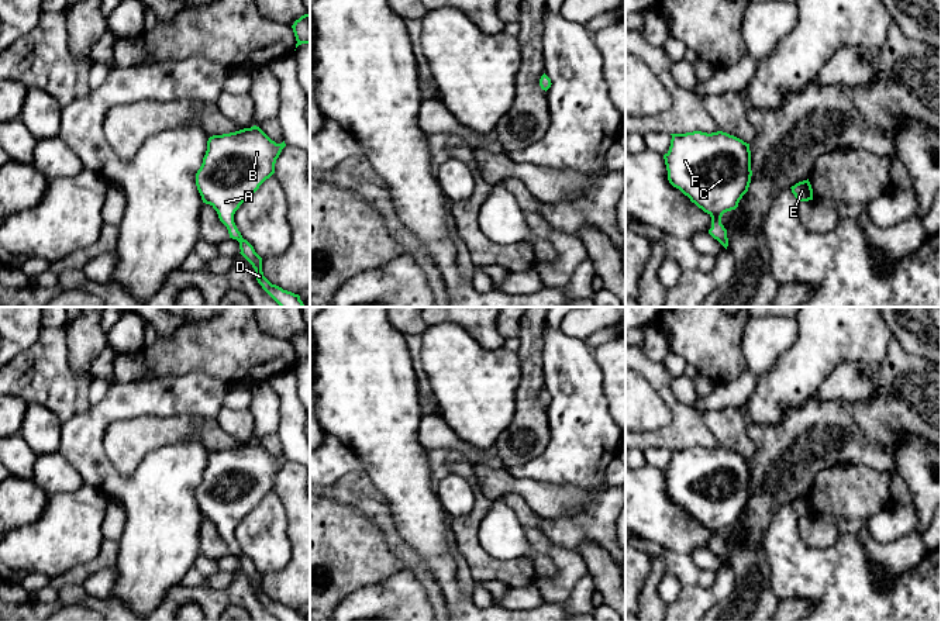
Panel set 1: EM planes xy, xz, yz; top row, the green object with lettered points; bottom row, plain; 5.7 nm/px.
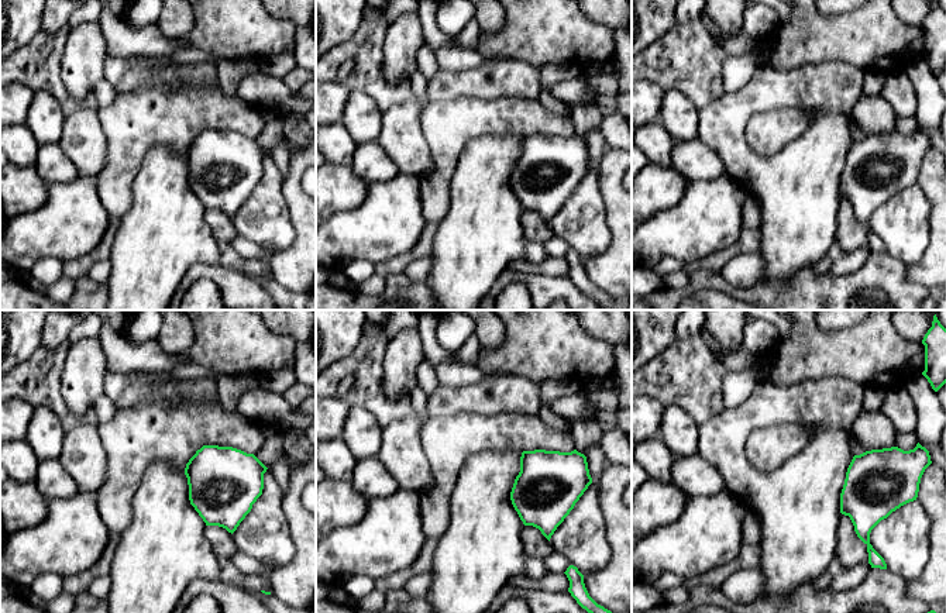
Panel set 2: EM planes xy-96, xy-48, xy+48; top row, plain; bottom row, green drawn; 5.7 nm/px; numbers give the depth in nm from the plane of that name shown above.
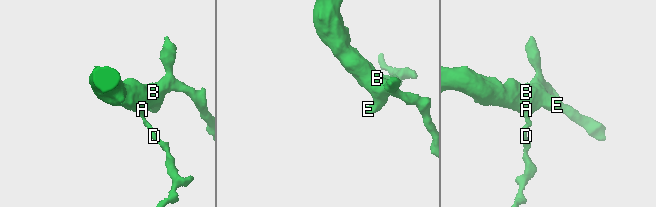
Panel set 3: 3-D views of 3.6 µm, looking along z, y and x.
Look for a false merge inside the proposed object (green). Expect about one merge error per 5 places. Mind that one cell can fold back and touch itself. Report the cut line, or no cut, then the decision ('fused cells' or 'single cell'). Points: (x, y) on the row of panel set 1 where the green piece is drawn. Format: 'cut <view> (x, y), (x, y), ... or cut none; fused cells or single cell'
cut none; single cell

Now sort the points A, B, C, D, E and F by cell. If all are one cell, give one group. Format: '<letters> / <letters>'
A B C D E F

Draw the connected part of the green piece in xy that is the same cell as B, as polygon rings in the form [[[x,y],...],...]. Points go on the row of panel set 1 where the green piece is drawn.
[[[259,127],[213,135],[207,141],[203,163],[196,173],[196,186],[203,203],[210,204],[227,227],[230,238],[239,242],[241,255],[255,269],[262,289],[280,307],[304,307],[299,294],[272,284],[262,272],[262,258],[242,238],[234,222],[239,206],[275,173],[275,163],[285,141],[276,144]]]

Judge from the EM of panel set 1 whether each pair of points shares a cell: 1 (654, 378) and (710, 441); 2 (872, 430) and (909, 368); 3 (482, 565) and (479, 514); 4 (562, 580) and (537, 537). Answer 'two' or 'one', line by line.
1: one
2: one
3: one
4: one

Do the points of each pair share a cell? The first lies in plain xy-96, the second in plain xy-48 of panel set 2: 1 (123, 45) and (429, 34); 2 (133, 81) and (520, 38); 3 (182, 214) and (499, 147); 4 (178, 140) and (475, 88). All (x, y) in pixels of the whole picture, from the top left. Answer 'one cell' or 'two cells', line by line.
1: one cell
2: two cells
3: one cell
4: two cells

